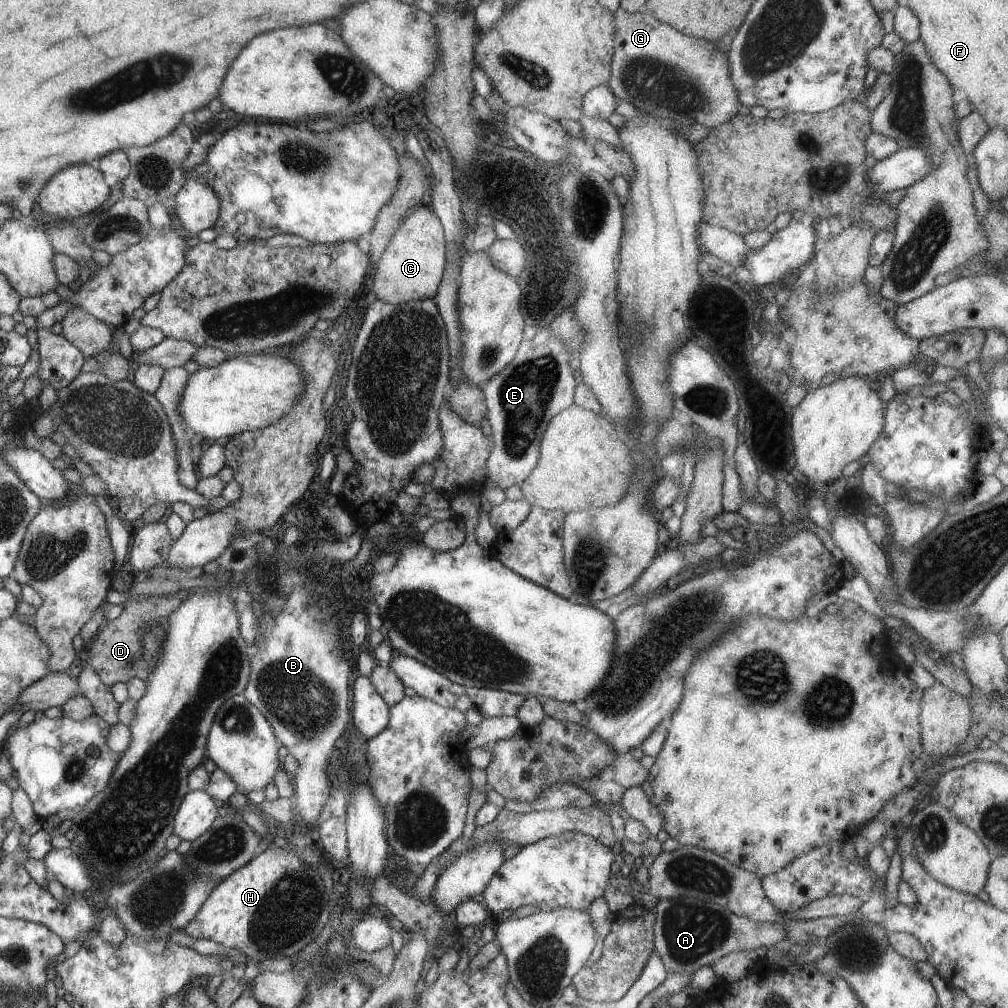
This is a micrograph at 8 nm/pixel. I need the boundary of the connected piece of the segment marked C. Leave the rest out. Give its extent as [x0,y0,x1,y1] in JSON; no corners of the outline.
[372,201,446,305]

